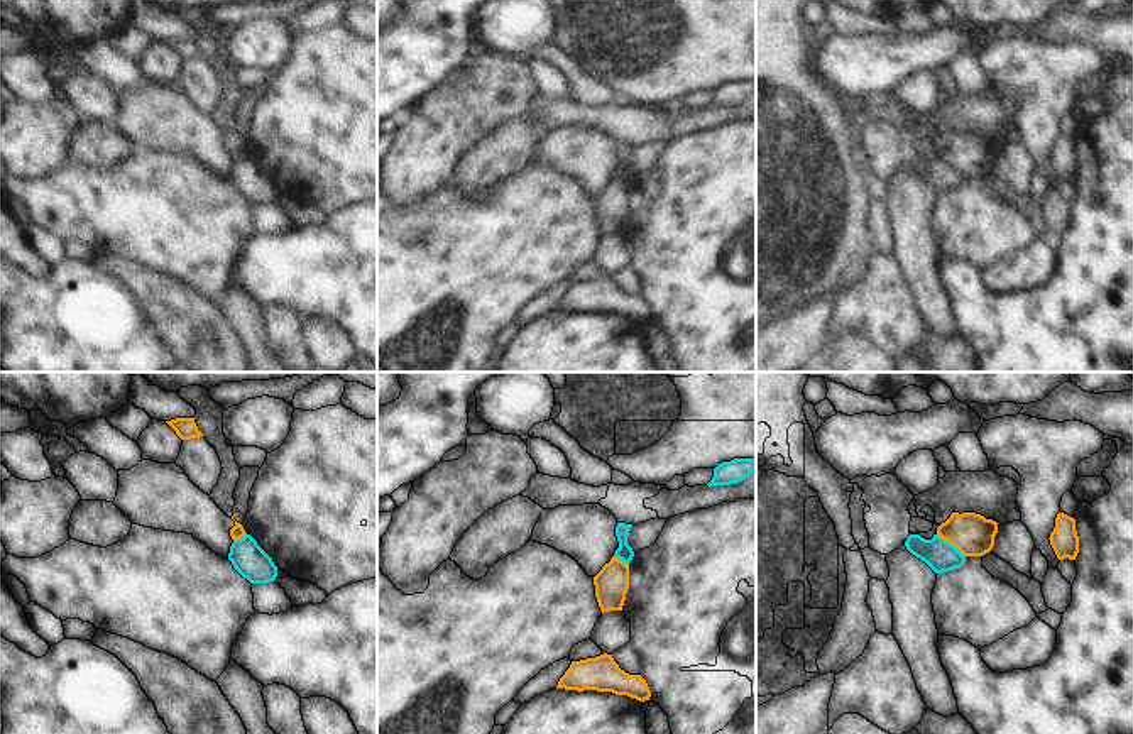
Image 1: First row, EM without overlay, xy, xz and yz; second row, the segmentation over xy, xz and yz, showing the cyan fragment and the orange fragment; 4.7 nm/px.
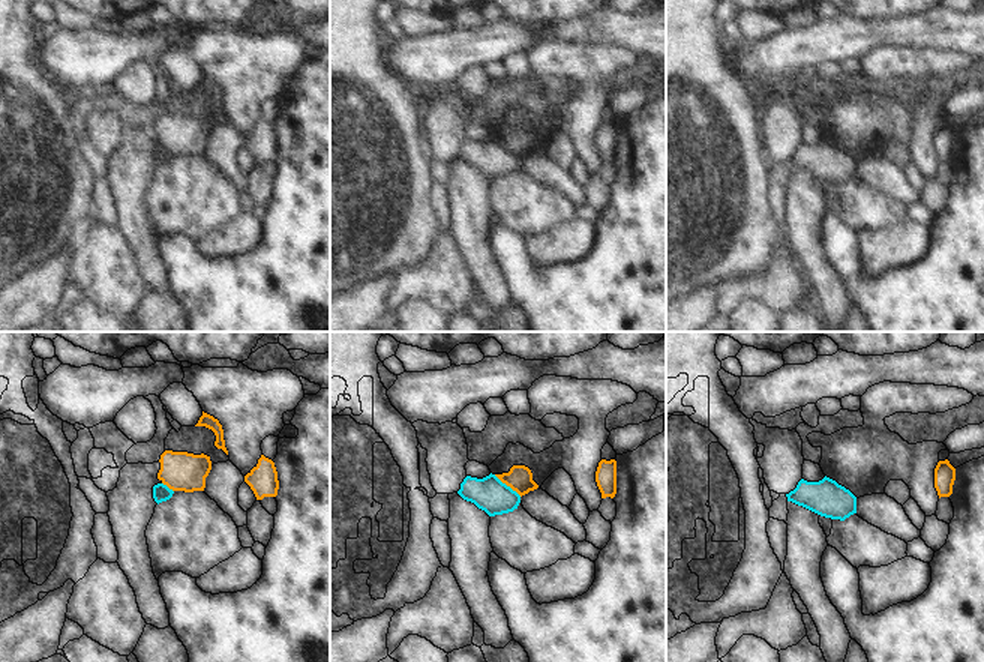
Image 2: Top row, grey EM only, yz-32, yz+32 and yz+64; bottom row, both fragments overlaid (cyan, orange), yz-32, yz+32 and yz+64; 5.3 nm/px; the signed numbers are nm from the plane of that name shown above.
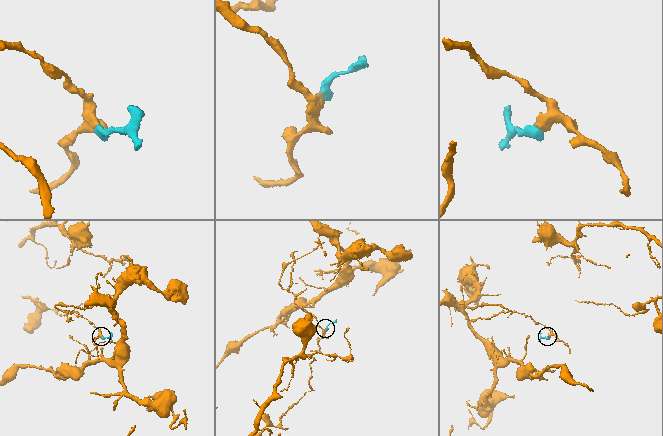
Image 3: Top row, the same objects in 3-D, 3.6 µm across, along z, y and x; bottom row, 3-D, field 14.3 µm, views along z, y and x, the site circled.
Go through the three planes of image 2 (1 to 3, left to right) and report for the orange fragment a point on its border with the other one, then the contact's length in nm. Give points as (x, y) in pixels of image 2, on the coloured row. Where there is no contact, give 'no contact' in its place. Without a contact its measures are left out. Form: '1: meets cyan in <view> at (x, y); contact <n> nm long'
1: meets cyan in yz-32 at (167, 487); contact 80 nm long
2: meets cyan in yz+32 at (506, 485); contact 190 nm long
3: no contact

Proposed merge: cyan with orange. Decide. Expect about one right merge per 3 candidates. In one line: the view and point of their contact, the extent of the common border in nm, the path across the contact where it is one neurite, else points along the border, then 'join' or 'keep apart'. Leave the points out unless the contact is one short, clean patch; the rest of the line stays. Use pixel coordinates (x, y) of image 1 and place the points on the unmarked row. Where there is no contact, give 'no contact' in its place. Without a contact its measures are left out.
contact yz (949, 164); length 180 nm; border yz (935, 156), (947, 161), (964, 178); keep apart

